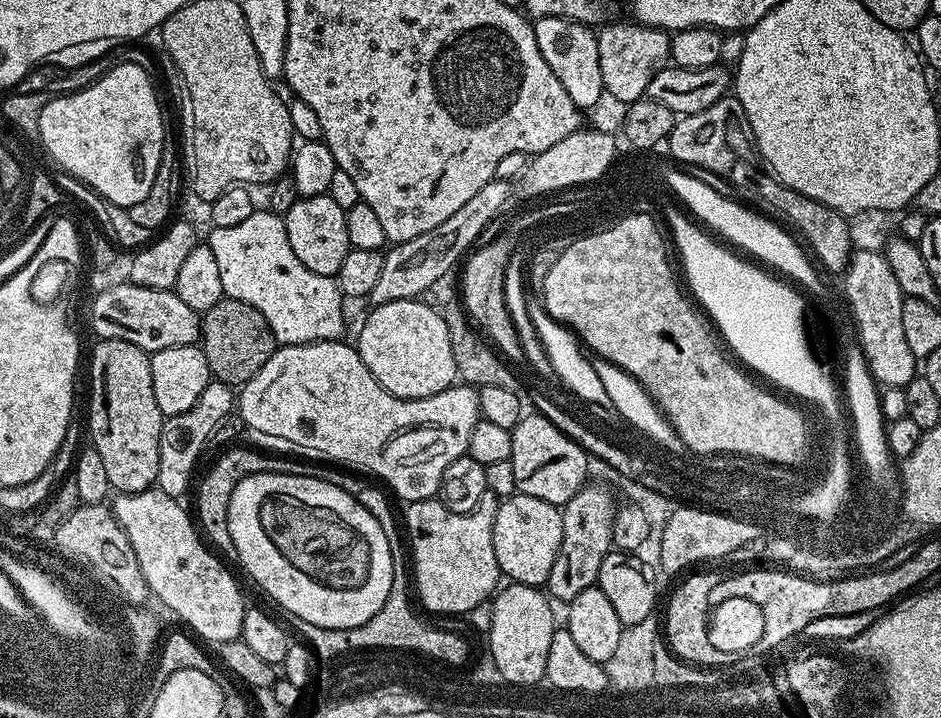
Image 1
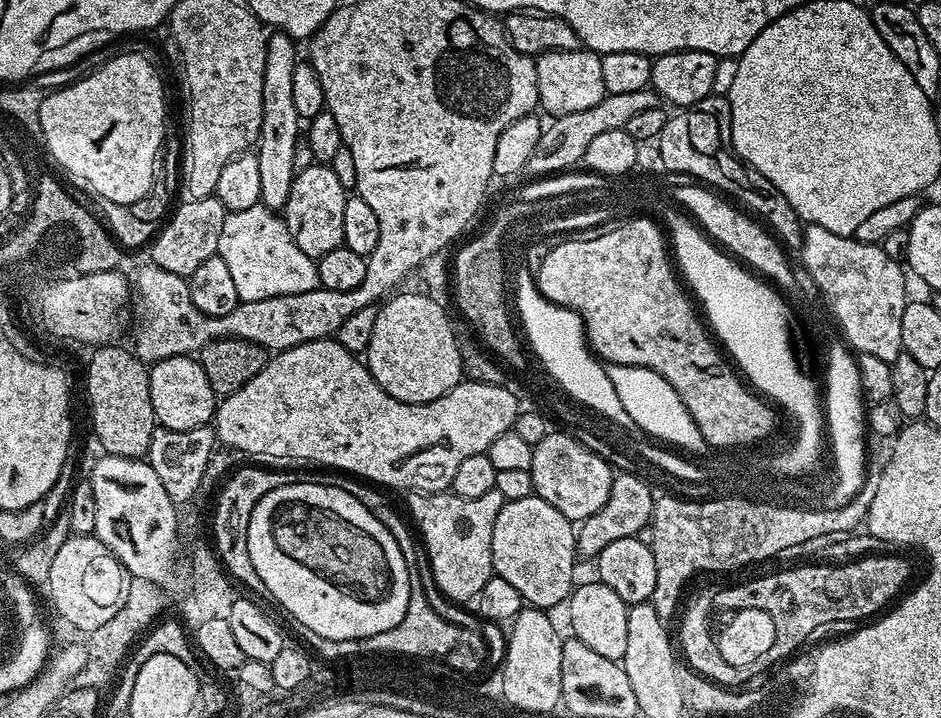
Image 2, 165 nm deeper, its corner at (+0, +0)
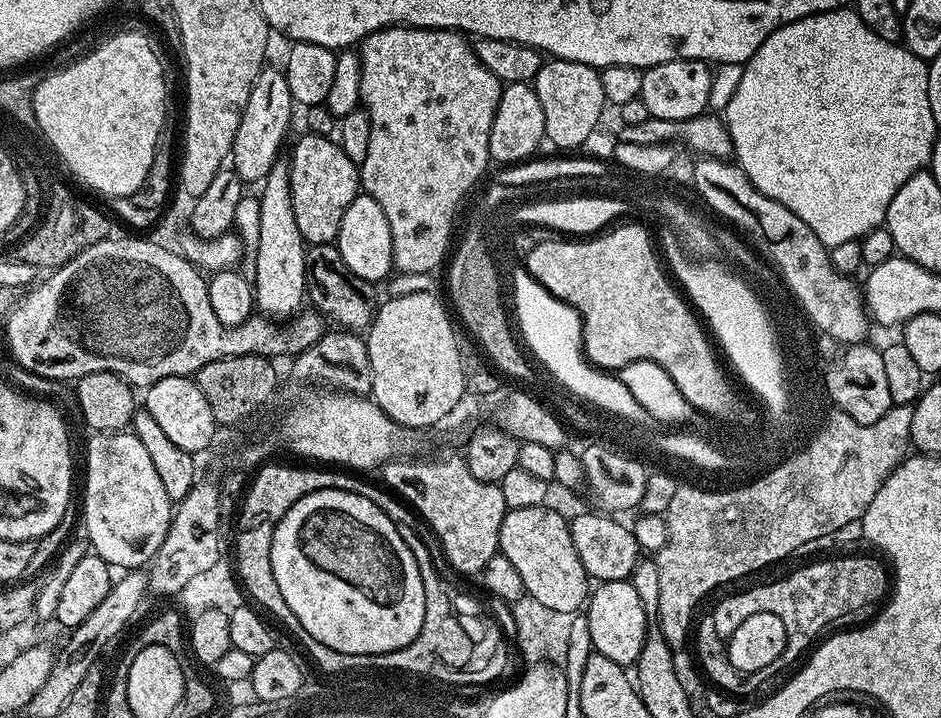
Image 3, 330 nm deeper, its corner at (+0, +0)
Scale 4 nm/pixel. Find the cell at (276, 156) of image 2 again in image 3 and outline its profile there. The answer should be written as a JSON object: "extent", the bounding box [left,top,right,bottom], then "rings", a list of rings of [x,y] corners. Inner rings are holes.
{"extent":[254,159,306,318],"rings":[[[277,159],[267,178],[262,182],[259,189],[258,199],[258,238],[254,245],[256,251],[256,276],[254,275],[254,304],[263,315],[269,318],[276,316],[291,317],[301,311],[306,300],[306,241],[302,238],[302,230],[298,230],[298,222],[294,222],[294,202],[290,198],[290,174],[288,173],[288,160]]]}

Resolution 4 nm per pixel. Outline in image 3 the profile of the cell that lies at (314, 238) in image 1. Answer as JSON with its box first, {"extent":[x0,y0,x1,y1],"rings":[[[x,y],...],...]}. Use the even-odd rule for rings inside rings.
{"extent":[288,134,361,245],"rings":[[[304,134],[292,148],[288,160],[290,198],[294,202],[294,222],[302,230],[302,238],[309,245],[333,243],[342,226],[346,206],[354,202],[361,191],[358,165],[350,162],[335,139]]]}

